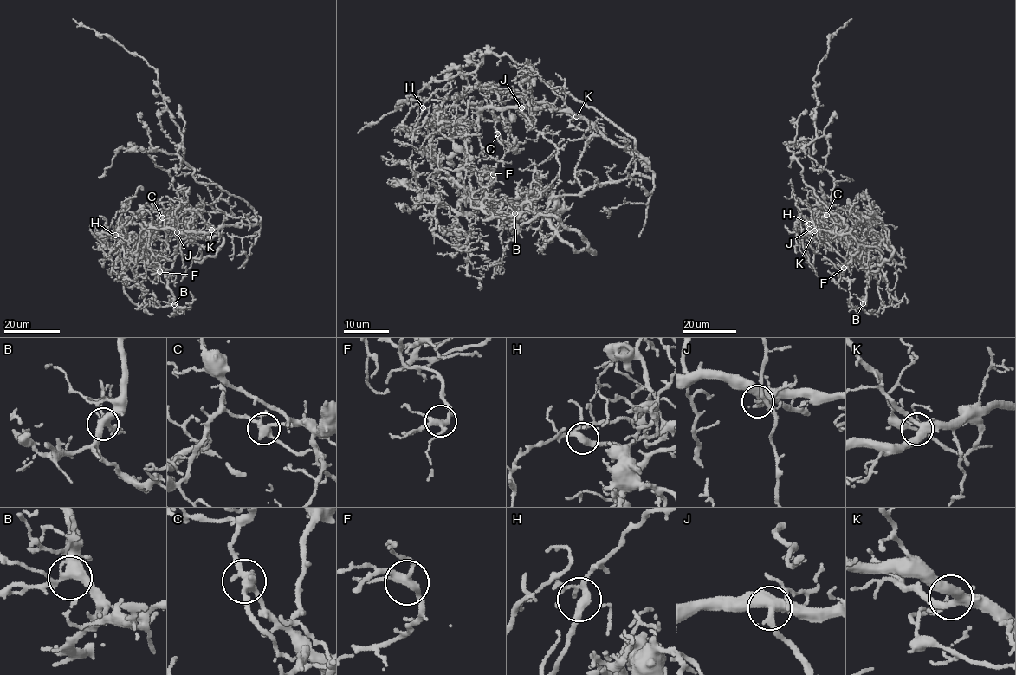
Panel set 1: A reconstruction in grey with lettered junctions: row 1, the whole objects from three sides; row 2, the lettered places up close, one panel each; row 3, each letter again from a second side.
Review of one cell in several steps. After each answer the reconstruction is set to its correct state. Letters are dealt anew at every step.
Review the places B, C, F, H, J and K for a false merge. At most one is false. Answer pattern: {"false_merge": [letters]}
{"false_merge": ["C"]}

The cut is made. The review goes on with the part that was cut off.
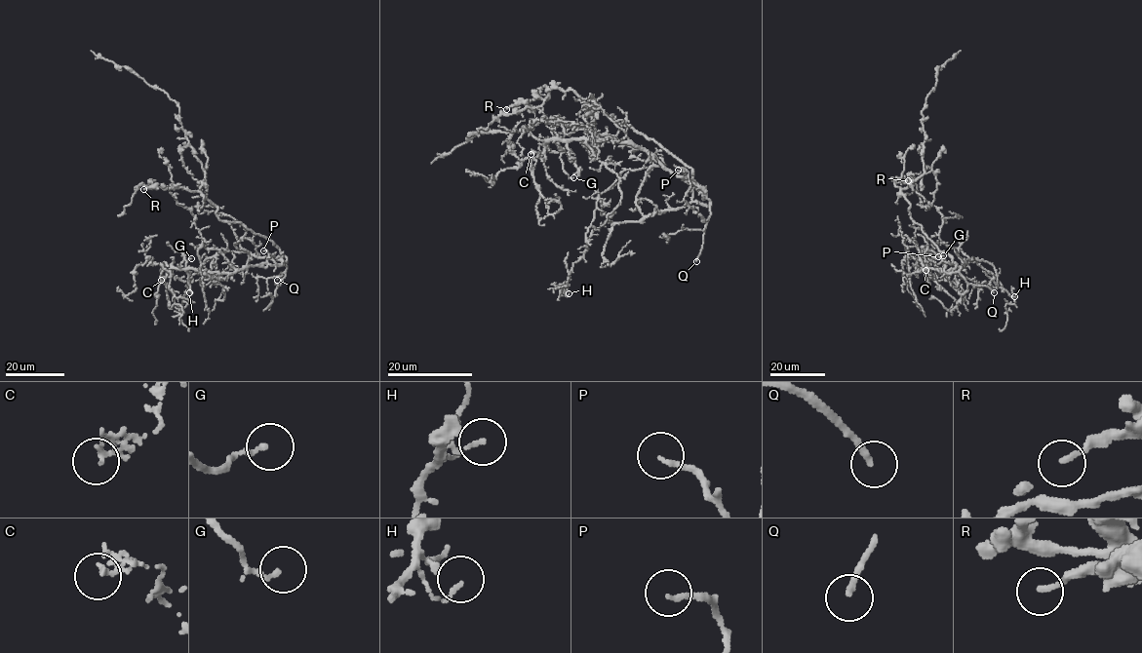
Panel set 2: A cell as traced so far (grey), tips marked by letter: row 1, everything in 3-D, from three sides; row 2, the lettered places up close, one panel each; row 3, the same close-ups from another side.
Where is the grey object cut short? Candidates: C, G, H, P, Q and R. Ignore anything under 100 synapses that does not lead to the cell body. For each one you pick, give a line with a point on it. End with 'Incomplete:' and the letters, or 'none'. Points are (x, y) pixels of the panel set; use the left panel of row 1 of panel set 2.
Q: place (277, 280)
Incomplete: Q

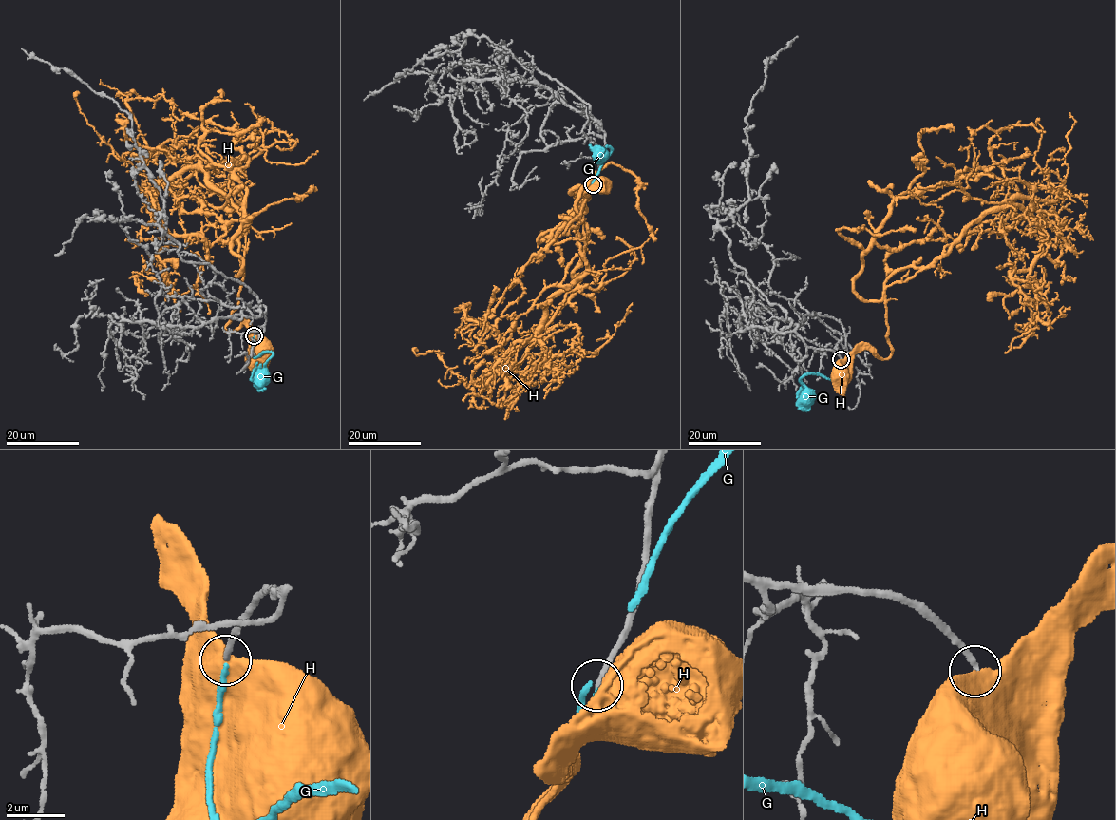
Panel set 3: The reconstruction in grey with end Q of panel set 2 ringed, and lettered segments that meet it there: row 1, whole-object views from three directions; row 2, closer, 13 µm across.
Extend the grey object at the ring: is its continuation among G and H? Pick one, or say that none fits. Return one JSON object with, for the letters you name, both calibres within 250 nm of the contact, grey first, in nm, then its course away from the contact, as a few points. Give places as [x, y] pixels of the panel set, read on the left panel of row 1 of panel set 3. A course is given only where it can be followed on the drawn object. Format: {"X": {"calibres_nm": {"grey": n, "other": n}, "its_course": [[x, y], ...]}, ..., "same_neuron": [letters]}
{"G": {"calibres_nm": {"grey": 180, "other": 150}, "its_course": [[254, 336], [254, 356], [262, 352], [272, 353], [261, 377]]}, "same_neuron": ["G"]}

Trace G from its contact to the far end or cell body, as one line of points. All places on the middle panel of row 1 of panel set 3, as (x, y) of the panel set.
G: (593, 185), (600, 164), (611, 150), (609, 146), (603, 153), (599, 152)

